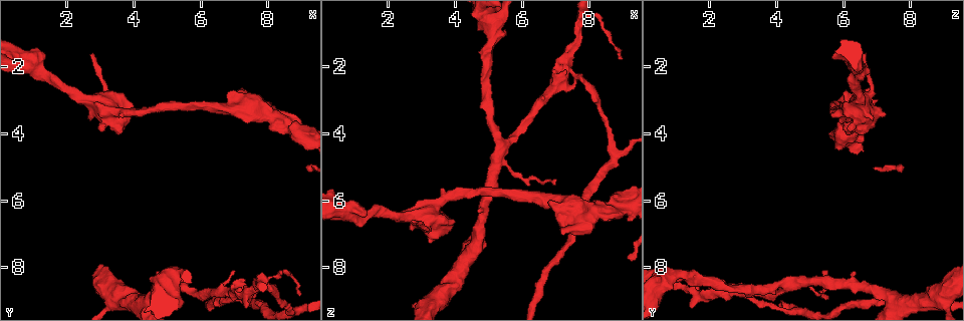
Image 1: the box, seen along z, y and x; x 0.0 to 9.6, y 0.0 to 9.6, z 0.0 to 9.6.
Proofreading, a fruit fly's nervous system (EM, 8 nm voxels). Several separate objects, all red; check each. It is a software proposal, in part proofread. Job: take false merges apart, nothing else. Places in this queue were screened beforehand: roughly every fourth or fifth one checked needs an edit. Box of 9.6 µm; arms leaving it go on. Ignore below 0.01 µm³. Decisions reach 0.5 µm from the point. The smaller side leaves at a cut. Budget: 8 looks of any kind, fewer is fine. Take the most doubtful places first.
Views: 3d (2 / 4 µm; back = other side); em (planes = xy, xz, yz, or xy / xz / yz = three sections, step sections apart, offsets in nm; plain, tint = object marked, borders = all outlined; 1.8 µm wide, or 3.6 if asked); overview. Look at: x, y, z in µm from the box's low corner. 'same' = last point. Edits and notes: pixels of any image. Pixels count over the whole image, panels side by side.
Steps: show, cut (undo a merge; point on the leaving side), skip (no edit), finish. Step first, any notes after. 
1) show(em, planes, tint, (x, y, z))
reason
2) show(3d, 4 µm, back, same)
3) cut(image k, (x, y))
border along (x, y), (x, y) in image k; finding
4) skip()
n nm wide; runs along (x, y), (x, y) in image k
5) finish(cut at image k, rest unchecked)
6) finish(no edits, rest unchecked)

show(em, planes, tint, (7.25, 8.75, 2.25))
side arm on a straight run

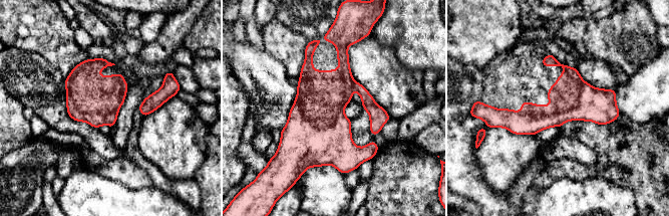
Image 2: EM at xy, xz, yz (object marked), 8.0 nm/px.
cut(image 2, (369, 104))
two neurons meet here

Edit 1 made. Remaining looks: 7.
show(overview)
see it whole again

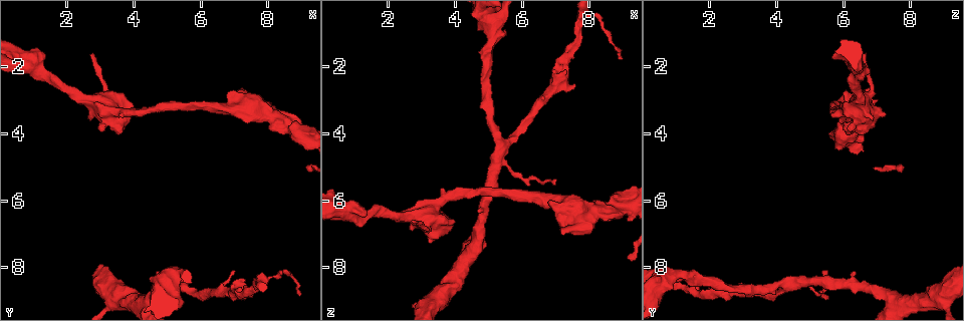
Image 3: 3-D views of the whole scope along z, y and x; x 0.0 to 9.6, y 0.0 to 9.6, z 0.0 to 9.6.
show(em, planes, borders, (5.15, 8.20, 0.95))
three-way junction

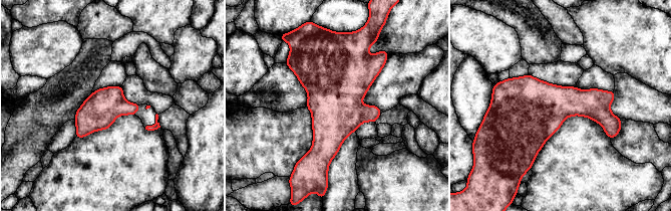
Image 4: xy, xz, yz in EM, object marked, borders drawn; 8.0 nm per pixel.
skip()
280 nm wide; continuous, no second neuron

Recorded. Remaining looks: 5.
show(em, xz, step 16, tint, (5.50, 8.50, 4.35))
calibre changes

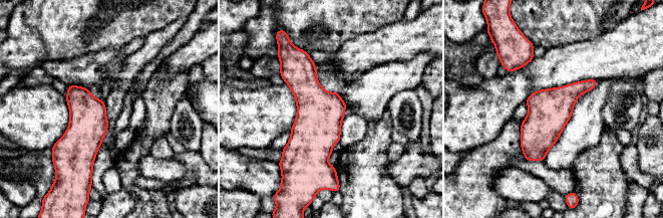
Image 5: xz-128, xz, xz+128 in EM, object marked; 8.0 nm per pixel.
show(em, planes, tint, same)

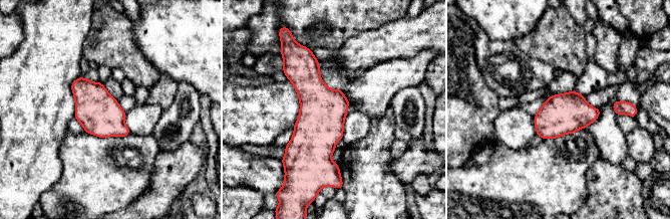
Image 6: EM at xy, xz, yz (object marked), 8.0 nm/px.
skip()
one neuron here

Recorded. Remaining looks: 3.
finish(cut at image 2, rest unchecked)

